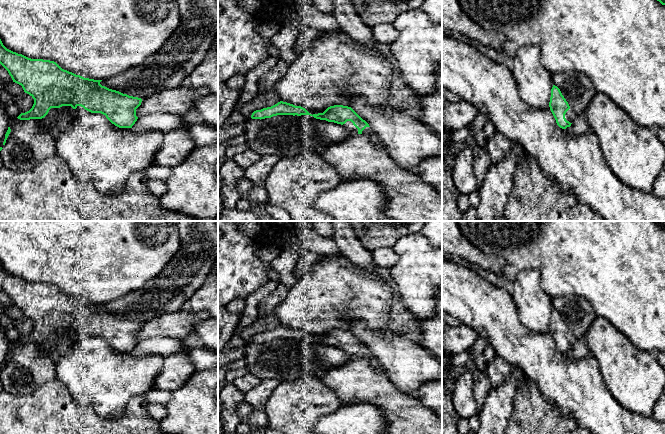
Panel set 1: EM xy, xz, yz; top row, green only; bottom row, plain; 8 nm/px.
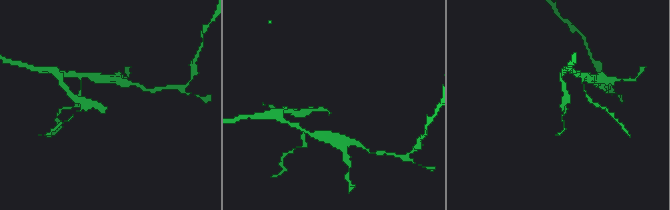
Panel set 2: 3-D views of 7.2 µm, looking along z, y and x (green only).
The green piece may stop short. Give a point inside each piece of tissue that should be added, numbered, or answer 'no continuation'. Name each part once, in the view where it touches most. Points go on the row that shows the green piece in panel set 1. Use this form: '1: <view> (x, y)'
1: xz (349, 125)

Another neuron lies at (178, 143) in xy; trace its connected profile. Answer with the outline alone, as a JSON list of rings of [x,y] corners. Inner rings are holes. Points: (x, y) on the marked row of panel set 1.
[[[185,125],[164,133],[163,143],[156,152],[152,165],[172,168],[182,163],[197,147],[189,129],[190,126]]]

